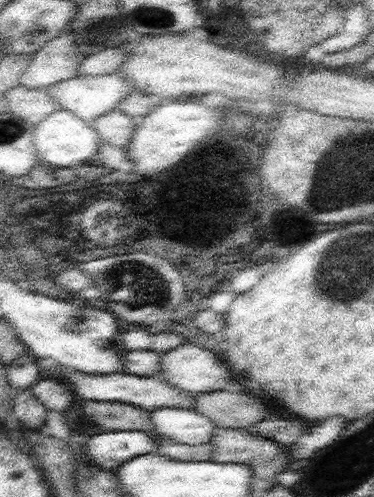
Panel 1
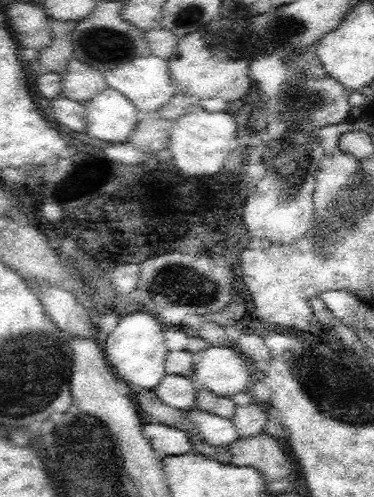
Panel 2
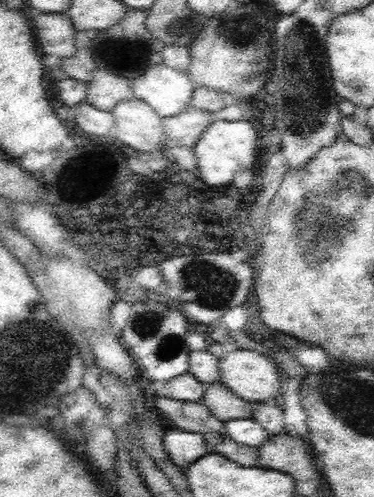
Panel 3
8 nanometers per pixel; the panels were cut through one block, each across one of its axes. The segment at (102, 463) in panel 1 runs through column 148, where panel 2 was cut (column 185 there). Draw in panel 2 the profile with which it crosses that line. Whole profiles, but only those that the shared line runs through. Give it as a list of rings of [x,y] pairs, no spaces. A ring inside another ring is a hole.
[[[144,424],[144,438],[150,440],[154,452],[162,452],[162,456],[182,456],[192,450],[192,442],[188,432],[180,432],[178,428],[168,428],[164,424]]]

